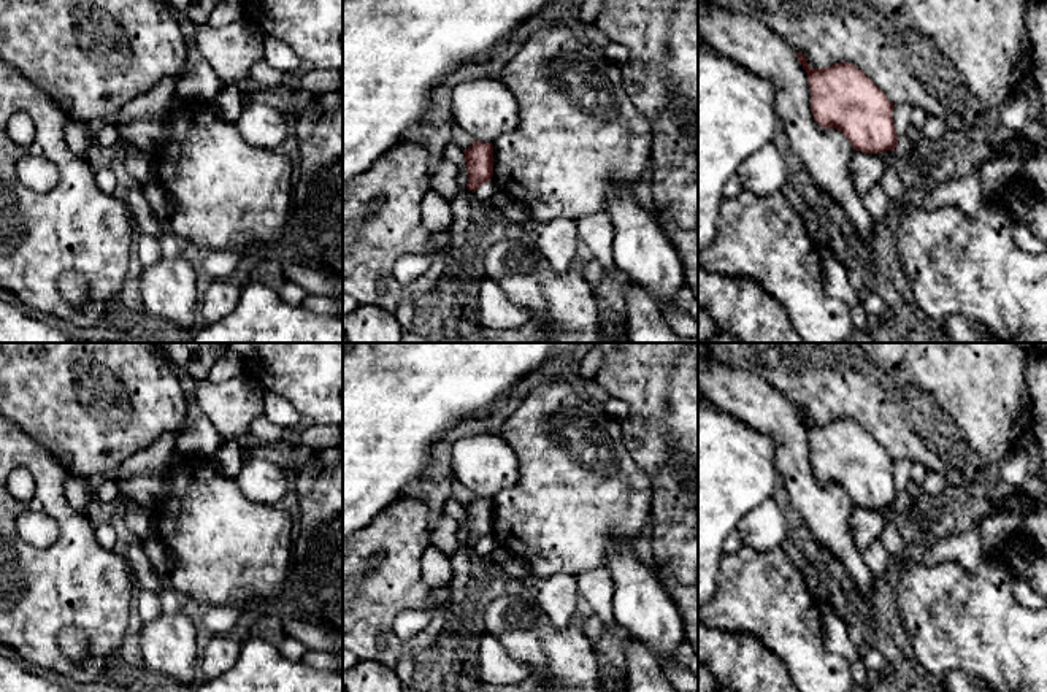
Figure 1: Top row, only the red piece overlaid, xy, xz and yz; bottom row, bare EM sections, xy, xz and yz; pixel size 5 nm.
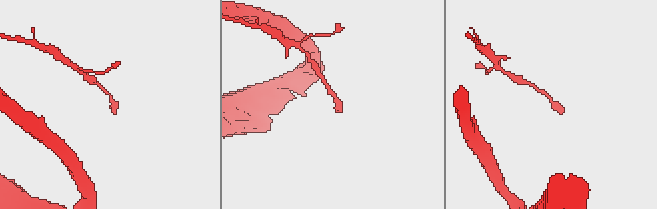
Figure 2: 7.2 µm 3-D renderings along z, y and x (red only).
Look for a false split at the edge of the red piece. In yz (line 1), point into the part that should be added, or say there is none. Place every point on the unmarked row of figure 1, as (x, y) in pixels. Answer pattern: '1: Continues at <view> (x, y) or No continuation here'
1: No continuation here

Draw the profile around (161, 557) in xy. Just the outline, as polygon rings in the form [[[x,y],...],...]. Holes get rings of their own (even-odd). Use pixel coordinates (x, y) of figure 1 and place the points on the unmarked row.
[[[155,536],[143,541],[146,556],[159,576],[168,578],[174,568],[176,560],[173,552]]]

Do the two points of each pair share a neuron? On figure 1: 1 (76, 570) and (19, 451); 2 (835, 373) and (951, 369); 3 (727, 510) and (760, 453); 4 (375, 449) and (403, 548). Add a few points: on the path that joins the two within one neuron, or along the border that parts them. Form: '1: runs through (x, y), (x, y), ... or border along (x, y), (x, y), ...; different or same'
1: runs through (76, 540), (76, 529), (49, 499), (49, 478); same
2: runs through (863, 370), (922, 369); same
3: runs through (727, 495), (727, 486), (746, 467); same
4: border along (402, 495), (394, 499), (364, 527); different

